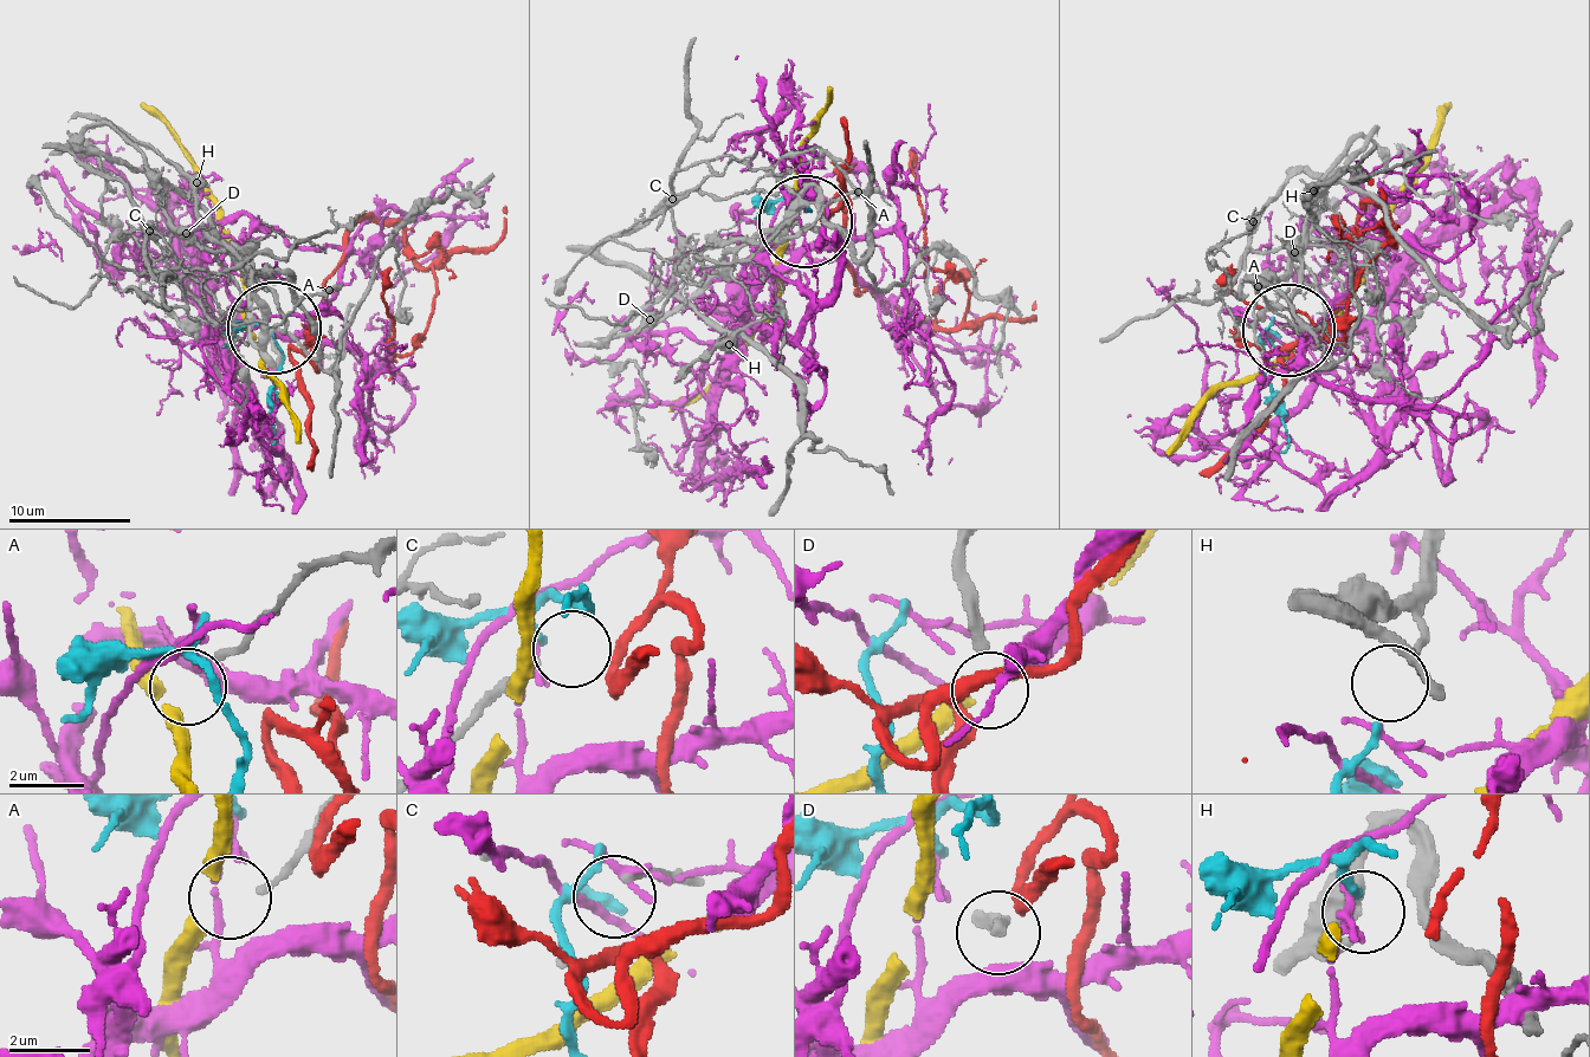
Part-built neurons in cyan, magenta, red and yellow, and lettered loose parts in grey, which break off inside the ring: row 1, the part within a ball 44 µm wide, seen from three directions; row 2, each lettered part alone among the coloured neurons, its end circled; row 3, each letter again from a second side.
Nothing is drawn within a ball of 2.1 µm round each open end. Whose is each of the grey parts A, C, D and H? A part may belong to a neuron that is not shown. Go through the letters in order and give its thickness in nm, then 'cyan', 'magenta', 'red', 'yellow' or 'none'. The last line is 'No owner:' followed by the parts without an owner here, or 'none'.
A: 170 nm thick; none
C: 200 nm thick; none
D: 300 nm thick; red
H: 200 nm thick; cyan
No owner: A, C

